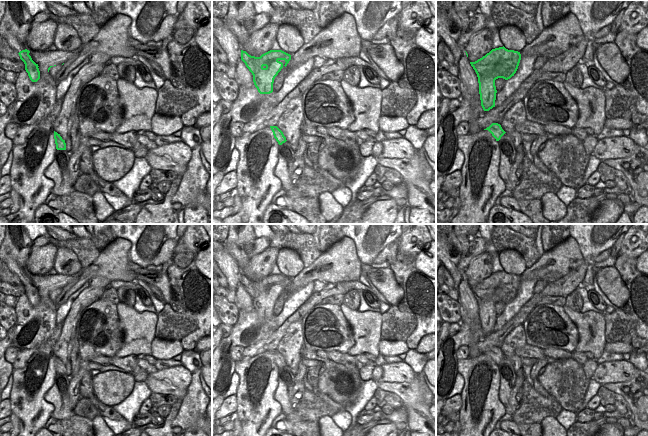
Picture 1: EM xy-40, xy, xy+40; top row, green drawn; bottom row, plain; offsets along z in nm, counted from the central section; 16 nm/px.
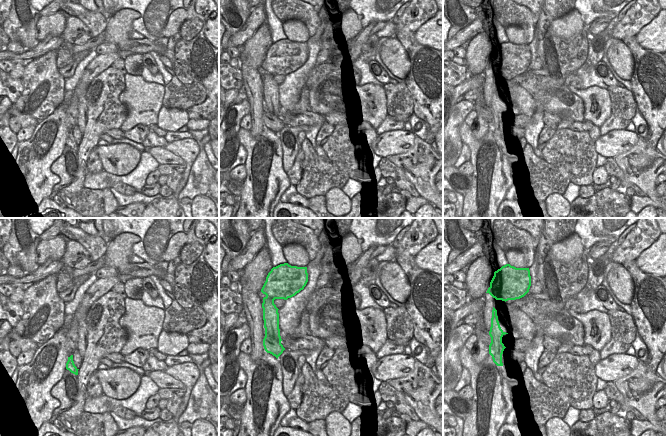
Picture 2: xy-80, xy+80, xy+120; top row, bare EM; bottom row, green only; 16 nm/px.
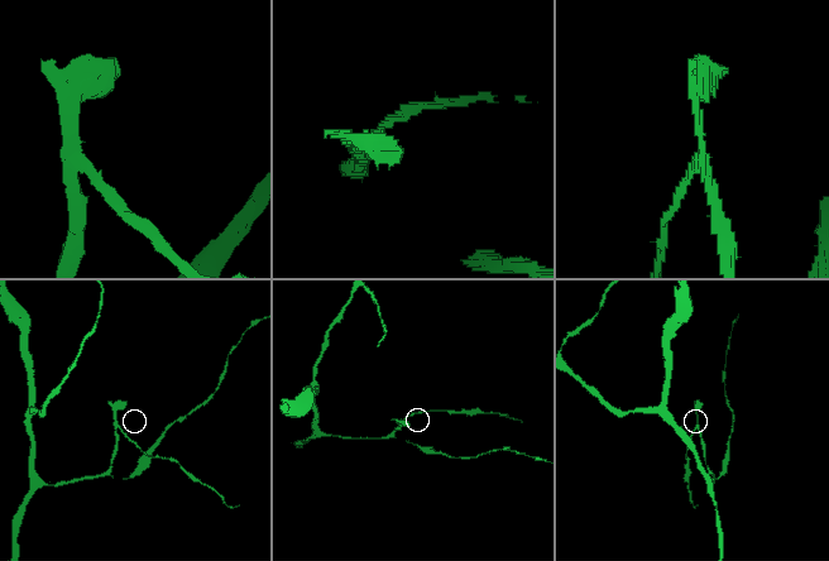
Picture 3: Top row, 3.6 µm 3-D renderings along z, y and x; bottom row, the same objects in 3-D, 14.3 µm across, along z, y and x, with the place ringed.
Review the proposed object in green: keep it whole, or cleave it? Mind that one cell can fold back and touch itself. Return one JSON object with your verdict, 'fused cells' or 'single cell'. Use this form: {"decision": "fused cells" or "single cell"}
{"decision": "fused cells"}

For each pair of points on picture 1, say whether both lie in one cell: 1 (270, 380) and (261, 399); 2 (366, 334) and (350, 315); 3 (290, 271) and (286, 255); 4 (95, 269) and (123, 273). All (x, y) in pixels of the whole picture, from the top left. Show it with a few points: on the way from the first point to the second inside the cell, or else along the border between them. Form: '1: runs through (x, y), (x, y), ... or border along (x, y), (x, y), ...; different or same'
1: runs through (266, 385), (261, 394); same
2: runs through (364, 329), (355, 320); same
3: runs through (290, 267), (287, 259); same
4: runs through (102, 269), (116, 269); same

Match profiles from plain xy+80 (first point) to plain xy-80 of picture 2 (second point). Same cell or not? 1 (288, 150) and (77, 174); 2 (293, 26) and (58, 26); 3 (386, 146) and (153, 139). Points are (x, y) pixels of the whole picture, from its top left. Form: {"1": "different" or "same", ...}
{"1": "same", "2": "different", "3": "different"}

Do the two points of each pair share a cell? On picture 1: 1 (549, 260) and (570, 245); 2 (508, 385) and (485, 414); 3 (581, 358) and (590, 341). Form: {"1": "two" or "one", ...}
{"1": "one", "2": "two", "3": "two"}

